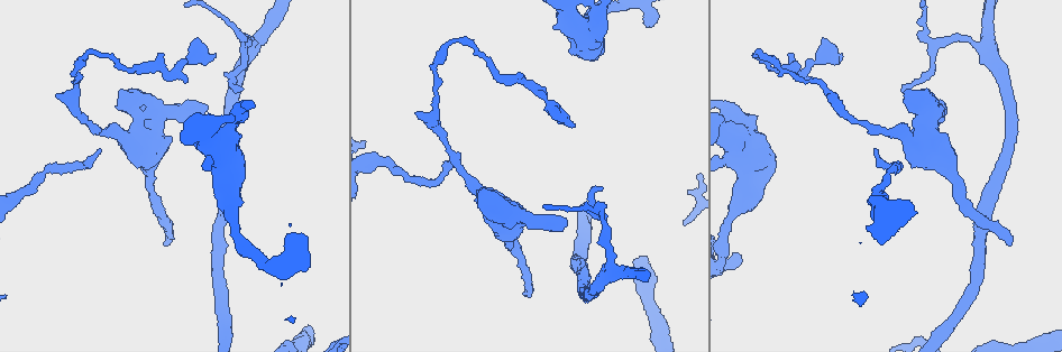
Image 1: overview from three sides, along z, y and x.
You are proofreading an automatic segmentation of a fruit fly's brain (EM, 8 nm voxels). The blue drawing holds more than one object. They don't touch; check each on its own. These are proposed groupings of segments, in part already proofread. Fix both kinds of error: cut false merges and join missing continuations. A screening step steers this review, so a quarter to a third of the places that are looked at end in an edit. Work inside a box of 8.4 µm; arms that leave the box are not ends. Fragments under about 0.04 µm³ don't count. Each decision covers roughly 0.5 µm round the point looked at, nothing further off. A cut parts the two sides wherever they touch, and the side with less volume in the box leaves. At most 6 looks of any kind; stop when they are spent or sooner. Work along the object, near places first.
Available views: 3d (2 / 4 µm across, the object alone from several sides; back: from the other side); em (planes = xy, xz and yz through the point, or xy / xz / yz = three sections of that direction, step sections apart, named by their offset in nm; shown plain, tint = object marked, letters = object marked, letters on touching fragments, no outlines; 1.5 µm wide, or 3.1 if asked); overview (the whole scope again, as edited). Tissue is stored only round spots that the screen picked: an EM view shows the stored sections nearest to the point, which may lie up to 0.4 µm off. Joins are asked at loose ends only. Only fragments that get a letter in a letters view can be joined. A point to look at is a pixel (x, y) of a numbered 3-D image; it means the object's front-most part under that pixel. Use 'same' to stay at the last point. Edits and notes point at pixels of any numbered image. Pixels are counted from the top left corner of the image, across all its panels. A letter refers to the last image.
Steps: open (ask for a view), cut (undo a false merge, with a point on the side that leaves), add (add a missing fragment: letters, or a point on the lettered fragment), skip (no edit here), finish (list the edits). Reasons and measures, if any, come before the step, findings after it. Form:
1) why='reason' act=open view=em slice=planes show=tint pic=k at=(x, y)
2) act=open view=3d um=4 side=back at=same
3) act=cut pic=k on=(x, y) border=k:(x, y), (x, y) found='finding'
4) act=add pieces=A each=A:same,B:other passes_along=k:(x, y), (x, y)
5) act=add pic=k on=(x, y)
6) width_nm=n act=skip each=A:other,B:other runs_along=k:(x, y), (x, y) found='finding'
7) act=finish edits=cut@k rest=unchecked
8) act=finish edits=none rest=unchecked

why='branch stops here' act=open view=3d um=2 side=back pic=1 at=(653, 24)

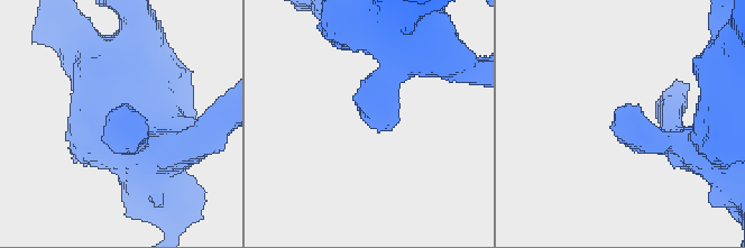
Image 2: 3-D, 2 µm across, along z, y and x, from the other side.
act=open view=em slice=planes show=tint pic=2 at=(372, 124)

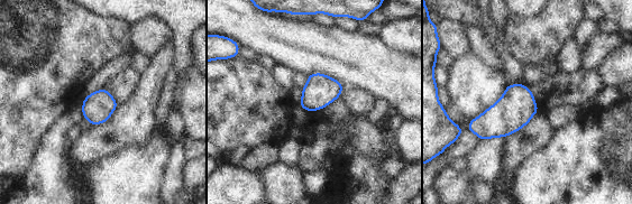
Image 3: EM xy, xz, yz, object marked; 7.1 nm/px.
act=open view=em slice=planes show=letters at=same

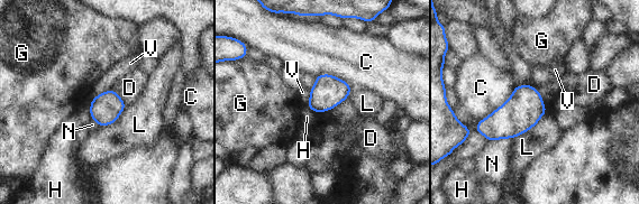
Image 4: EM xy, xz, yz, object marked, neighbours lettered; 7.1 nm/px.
longest_contact=C:380nm act=skip each=C:other,D:other,G:other,H:other,L:other,N:other,V:other border=4:(527, 84), (538, 91), (547, 111) found='no lettered fragment goes on from it'

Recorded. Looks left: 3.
why='sudden change in width' act=open view=em slice=planes show=letters pic=1 at=(434, 105)

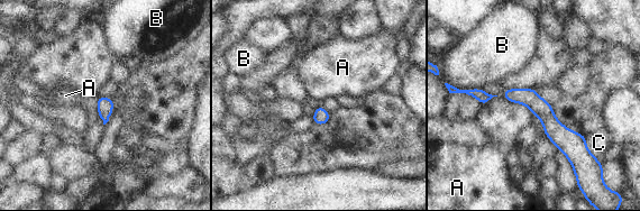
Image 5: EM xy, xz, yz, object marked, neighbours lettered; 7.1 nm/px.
act=skip each=A:other,B:other,C:other runs_along=5:(506, 94), (527, 97), (577, 155) found='all the same cell'

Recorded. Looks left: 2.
why='thin end' act=open view=3d um=2 pic=1 at=(601, 188)

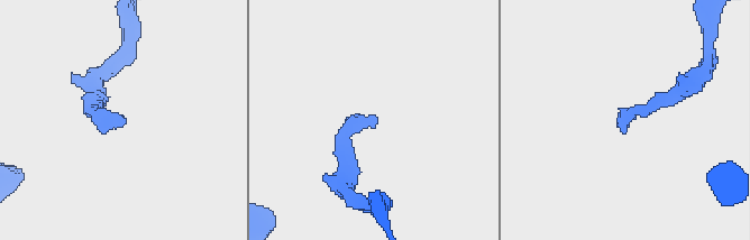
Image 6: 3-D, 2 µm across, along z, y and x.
why='need the tissue' act=open view=em slice=xy step=4 show=letters pic=6 at=(123, 123)

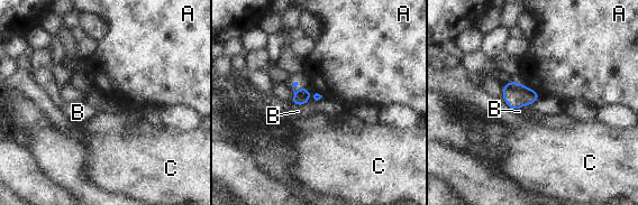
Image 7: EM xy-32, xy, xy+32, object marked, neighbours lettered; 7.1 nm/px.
act=skip each=A:other,B:other,C:other border=7:(519, 83), (529, 86), (540, 95) found='none of them fits'

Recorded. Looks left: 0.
act=finish edits=none rest=unchecked

